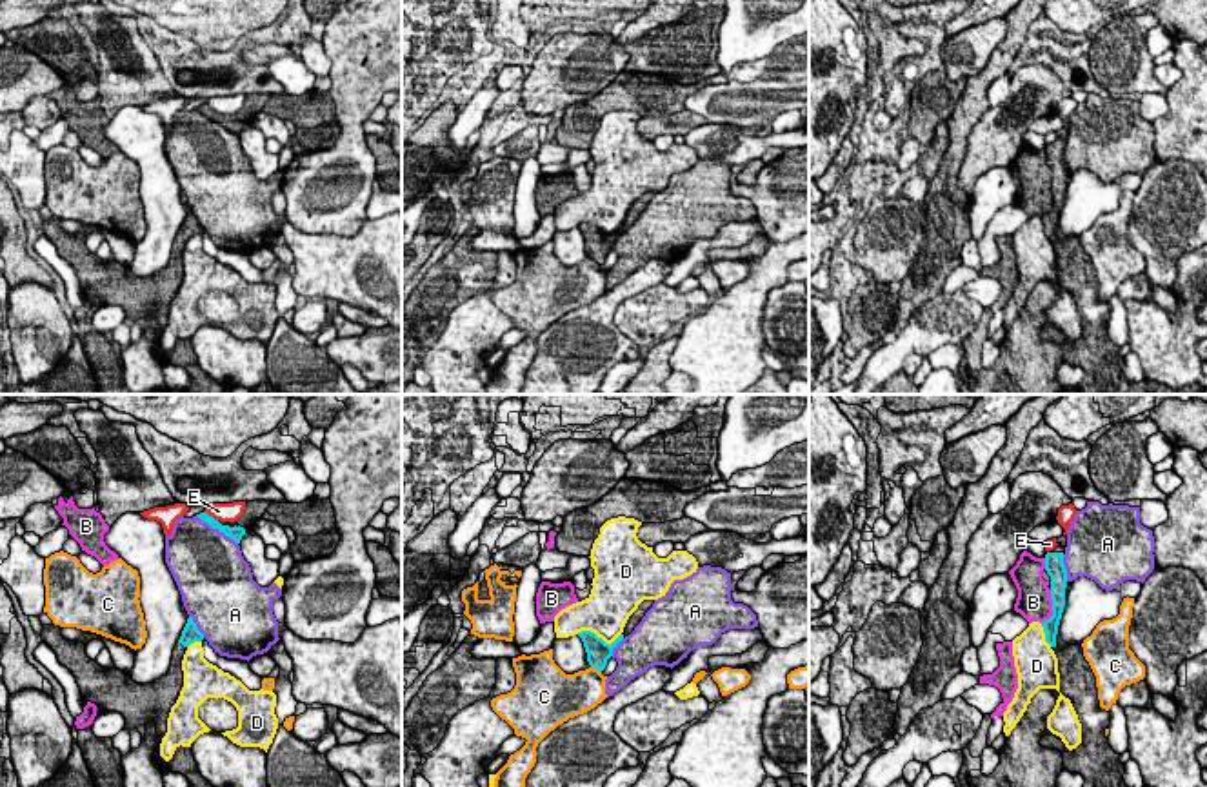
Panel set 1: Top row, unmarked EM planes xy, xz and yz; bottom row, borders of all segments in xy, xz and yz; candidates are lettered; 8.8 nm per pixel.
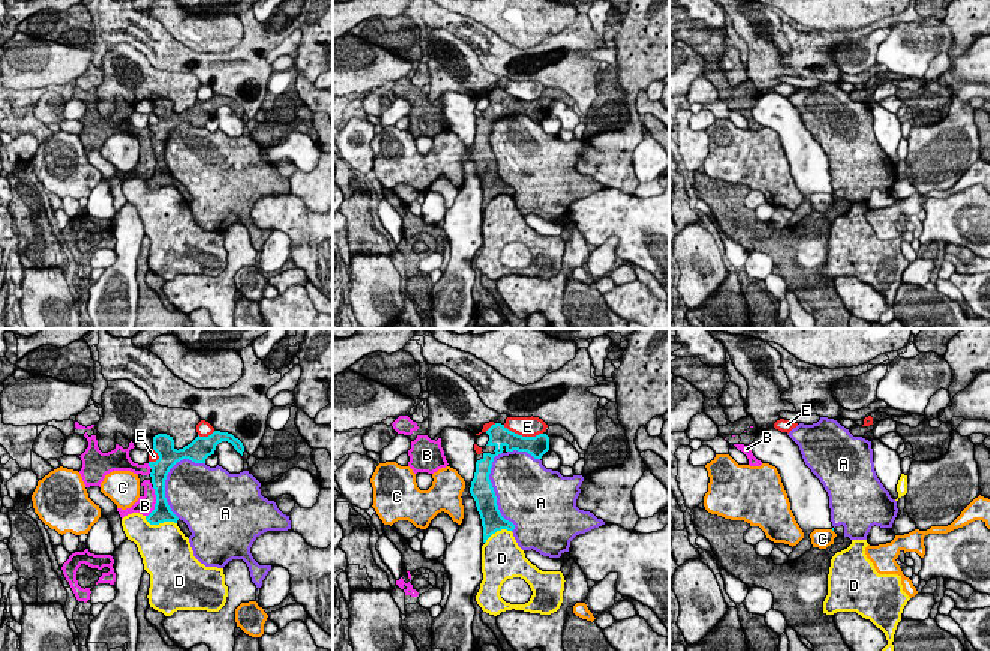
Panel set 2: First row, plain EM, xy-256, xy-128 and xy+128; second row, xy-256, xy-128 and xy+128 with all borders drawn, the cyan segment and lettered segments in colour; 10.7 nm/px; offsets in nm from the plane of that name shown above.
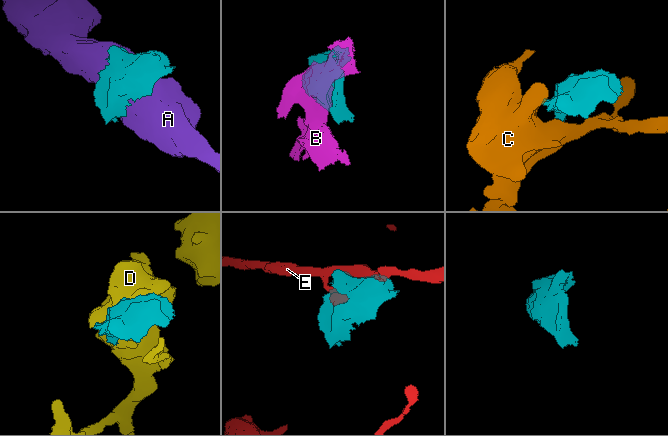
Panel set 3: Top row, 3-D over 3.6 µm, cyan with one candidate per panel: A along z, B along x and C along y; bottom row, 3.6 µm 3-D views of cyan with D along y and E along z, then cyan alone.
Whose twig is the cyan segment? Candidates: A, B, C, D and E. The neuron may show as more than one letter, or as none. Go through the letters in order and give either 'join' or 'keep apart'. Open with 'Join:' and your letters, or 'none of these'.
Join: none of these
A: keep apart
B: keep apart
C: keep apart
D: keep apart
E: keep apart

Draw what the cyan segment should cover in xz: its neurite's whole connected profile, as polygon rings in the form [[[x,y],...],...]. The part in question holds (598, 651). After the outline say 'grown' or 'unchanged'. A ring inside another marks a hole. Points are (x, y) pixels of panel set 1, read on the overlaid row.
[[[643,600],[638,609],[629,616],[623,633],[609,645],[602,638],[598,638],[591,631],[582,631],[578,636],[584,642],[585,653],[587,653],[587,662],[591,667],[598,669],[600,672],[605,669],[607,660],[613,656],[613,649],[625,638],[629,636],[634,627],[642,622],[645,613],[653,607],[654,600]]] | grown

